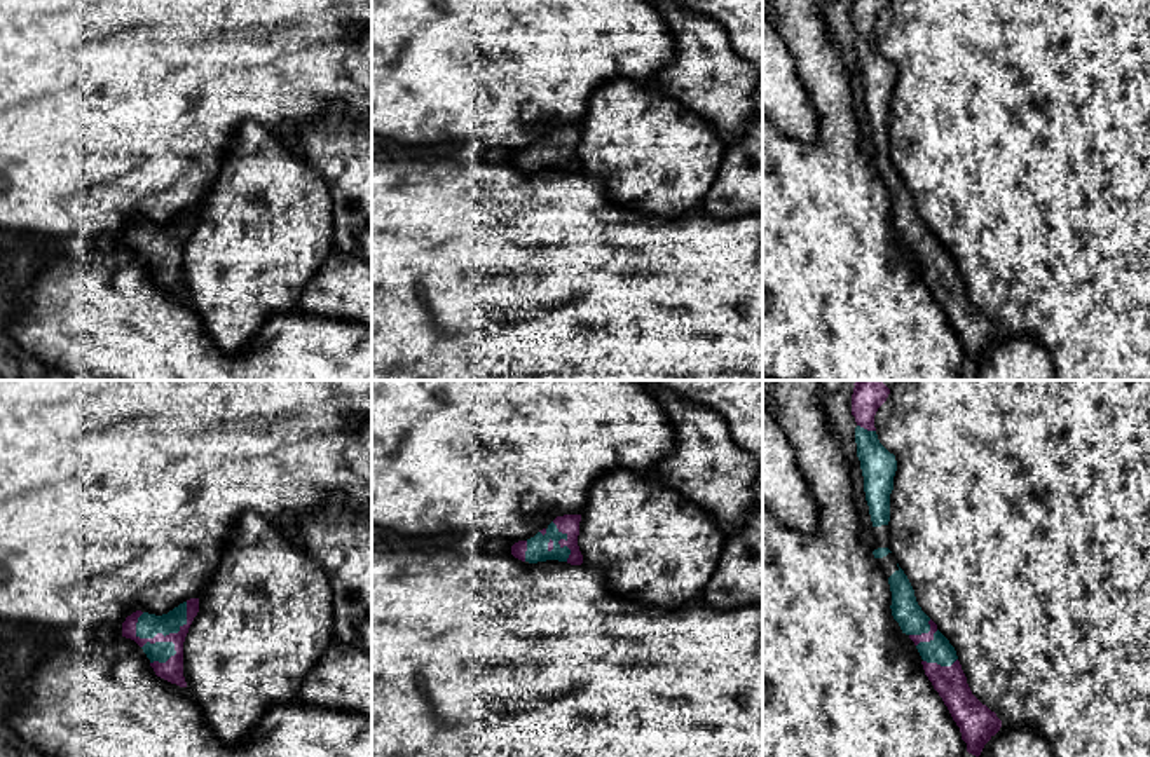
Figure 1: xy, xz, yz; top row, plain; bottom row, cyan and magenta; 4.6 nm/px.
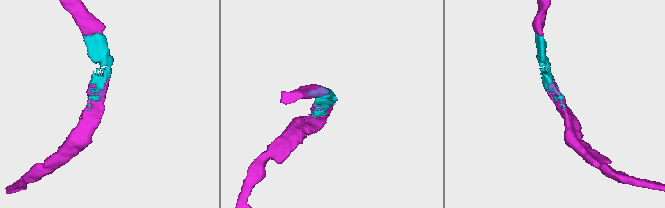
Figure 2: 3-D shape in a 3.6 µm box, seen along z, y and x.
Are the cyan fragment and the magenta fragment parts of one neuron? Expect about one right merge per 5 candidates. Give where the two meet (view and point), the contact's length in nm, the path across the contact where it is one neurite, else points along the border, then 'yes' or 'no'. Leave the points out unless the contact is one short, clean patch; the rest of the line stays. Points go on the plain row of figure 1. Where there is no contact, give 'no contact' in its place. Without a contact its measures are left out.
contact xy (149, 252); length 340 nm; yes

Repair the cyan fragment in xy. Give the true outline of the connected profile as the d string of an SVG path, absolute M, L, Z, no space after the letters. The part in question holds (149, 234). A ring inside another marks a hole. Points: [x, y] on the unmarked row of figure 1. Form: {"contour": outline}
{"contour": "M190 208L162 225L136 220L122 232L122 246L143 258L157 286L187 297L183 251L197 222L199 208Z"}

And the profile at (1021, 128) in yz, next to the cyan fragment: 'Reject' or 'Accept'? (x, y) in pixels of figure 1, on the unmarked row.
Reject

